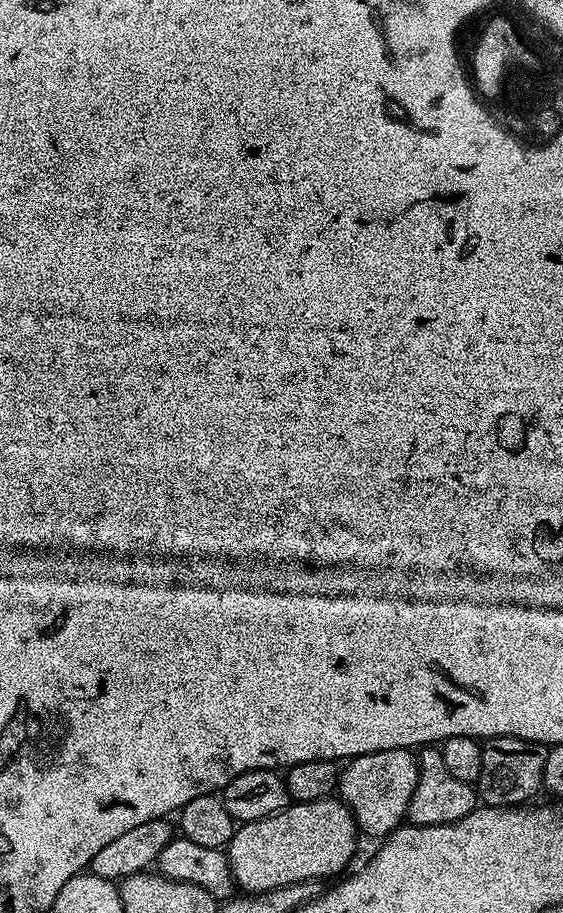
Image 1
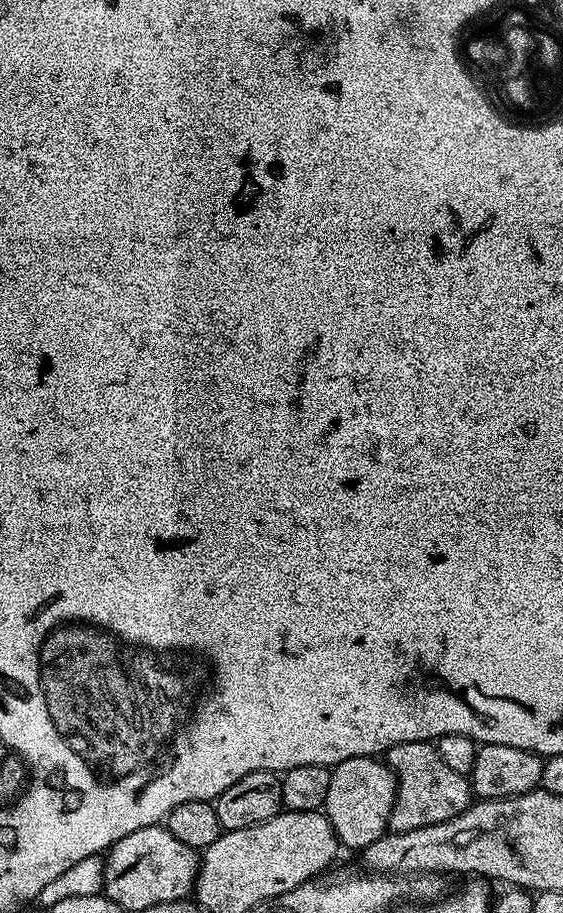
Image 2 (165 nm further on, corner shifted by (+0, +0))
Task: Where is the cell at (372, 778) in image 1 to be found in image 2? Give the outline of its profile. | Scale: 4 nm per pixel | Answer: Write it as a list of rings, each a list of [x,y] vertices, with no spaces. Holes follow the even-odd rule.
[[[375,756],[346,758],[346,762],[335,765],[330,771],[330,790],[326,790],[322,811],[343,847],[345,844],[348,848],[363,850],[388,832],[395,797],[396,779],[383,759]]]

